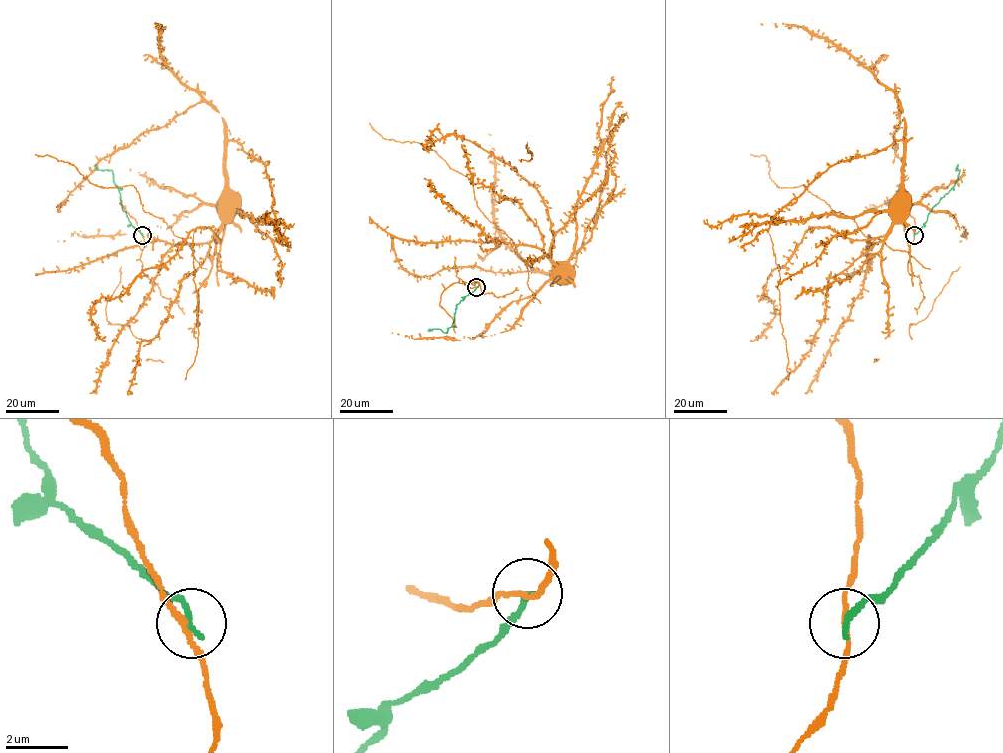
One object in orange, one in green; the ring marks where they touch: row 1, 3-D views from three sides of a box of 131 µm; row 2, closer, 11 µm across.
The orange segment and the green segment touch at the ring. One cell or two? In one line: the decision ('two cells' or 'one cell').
two cells

